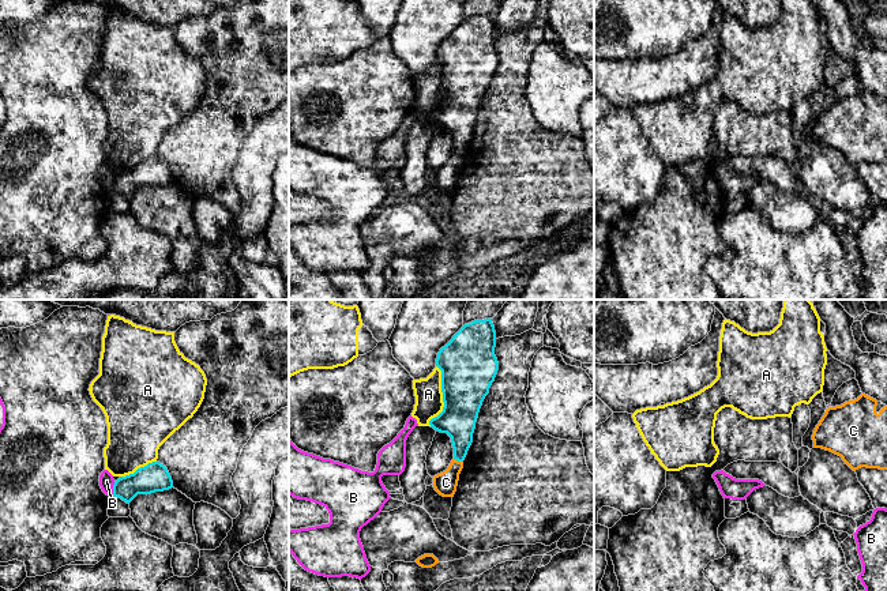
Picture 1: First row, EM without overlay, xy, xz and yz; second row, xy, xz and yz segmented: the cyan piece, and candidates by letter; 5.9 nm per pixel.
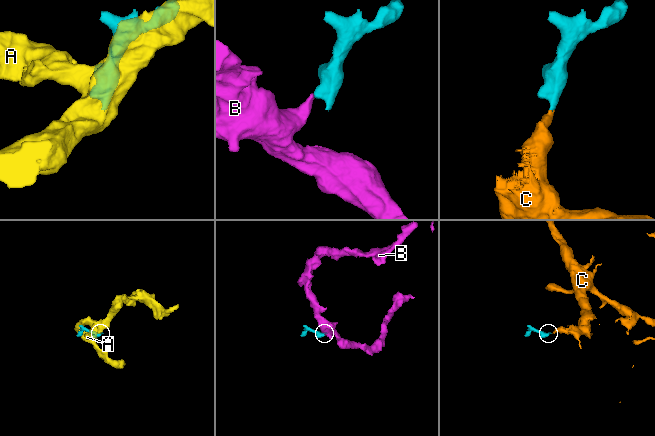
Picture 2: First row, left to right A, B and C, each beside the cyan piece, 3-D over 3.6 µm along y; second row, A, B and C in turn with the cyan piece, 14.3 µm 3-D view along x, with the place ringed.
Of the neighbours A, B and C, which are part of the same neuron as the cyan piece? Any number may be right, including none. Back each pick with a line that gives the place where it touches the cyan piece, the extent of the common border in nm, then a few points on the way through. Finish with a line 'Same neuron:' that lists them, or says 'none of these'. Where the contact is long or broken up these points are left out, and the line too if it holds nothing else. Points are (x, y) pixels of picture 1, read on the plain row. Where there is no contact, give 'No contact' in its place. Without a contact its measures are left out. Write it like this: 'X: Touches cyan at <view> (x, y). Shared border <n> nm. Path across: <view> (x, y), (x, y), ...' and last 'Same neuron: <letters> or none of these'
C: Touches cyan at xz (458, 155). Shared border 60 nm. Path across: xz (458, 113), (458, 155), (446, 177)
Same neuron: C

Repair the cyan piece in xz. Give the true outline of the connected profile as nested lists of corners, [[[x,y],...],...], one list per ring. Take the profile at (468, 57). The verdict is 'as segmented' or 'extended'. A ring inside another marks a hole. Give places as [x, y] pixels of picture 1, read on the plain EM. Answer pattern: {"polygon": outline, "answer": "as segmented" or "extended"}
{"polygon": [[[485,14],[465,19],[437,48],[444,102],[429,120],[447,128],[454,143],[448,163],[433,172],[433,182],[443,192],[454,192],[456,187],[480,103],[497,69],[495,42],[495,20]]], "answer": "extended"}

